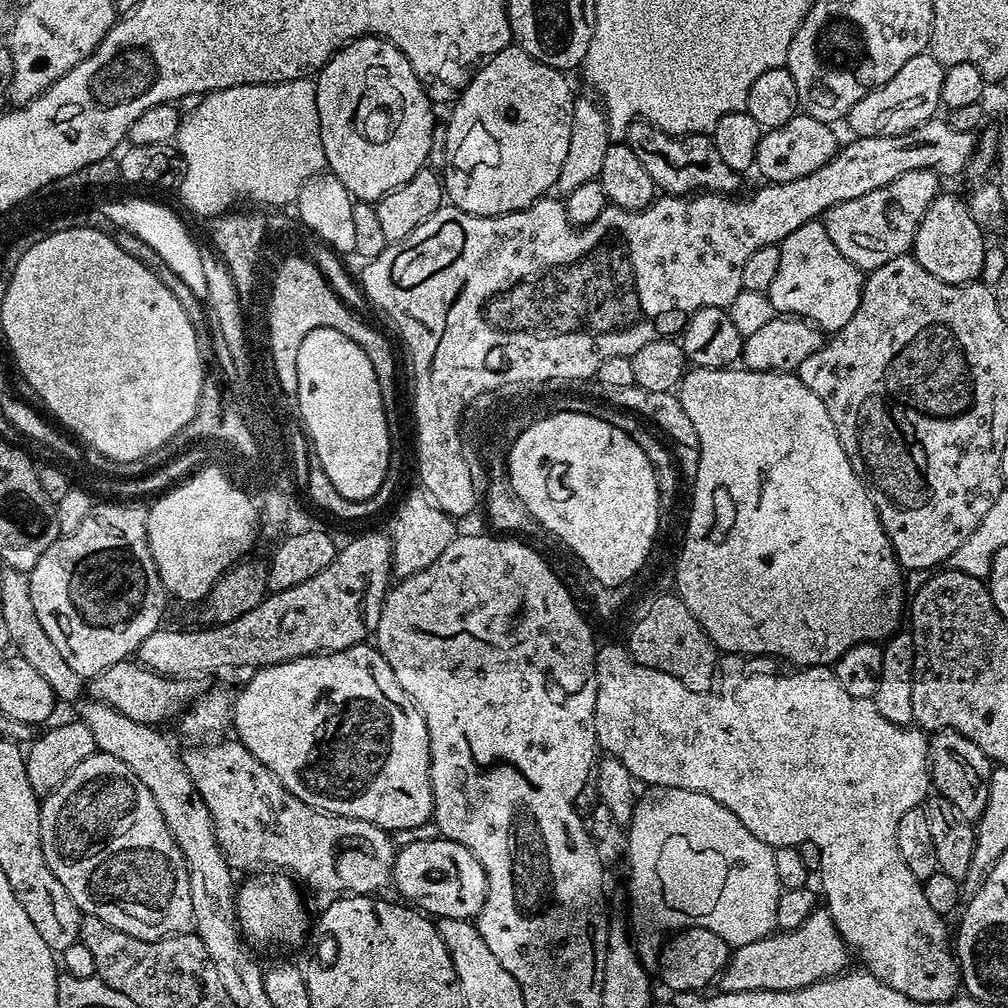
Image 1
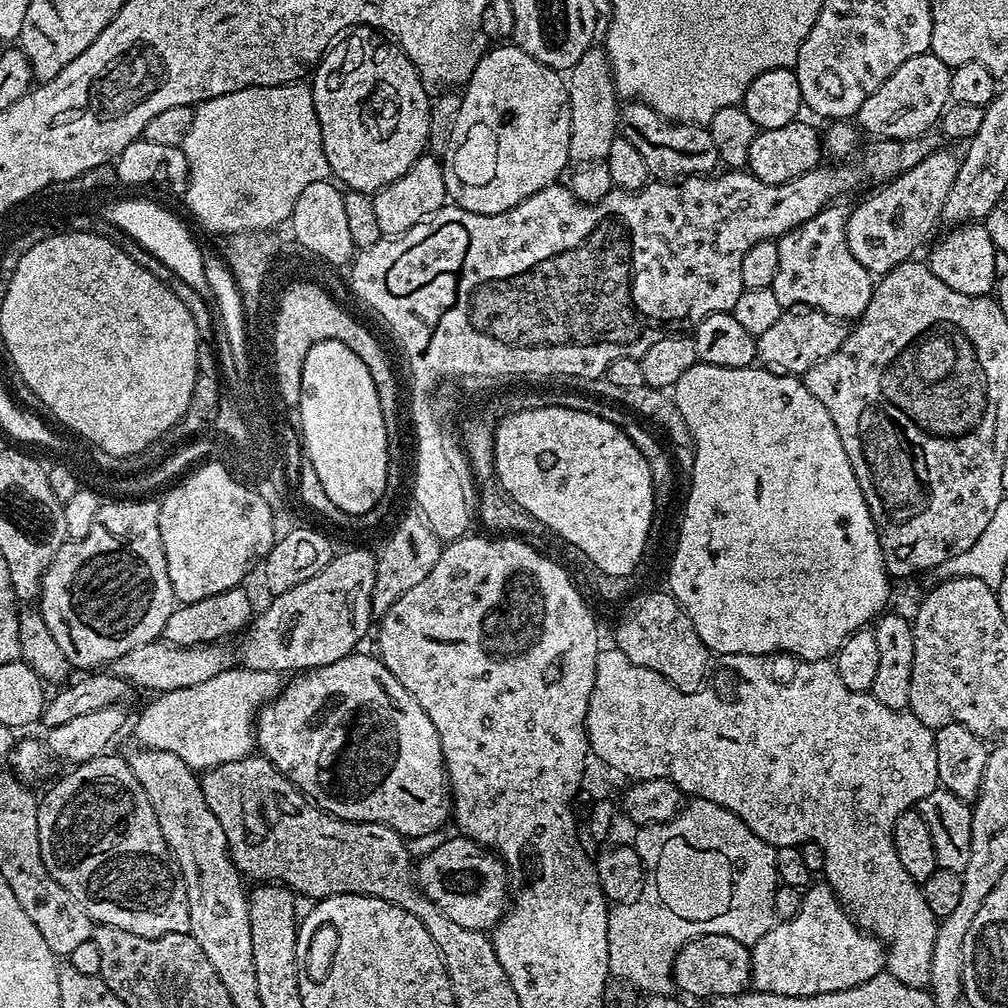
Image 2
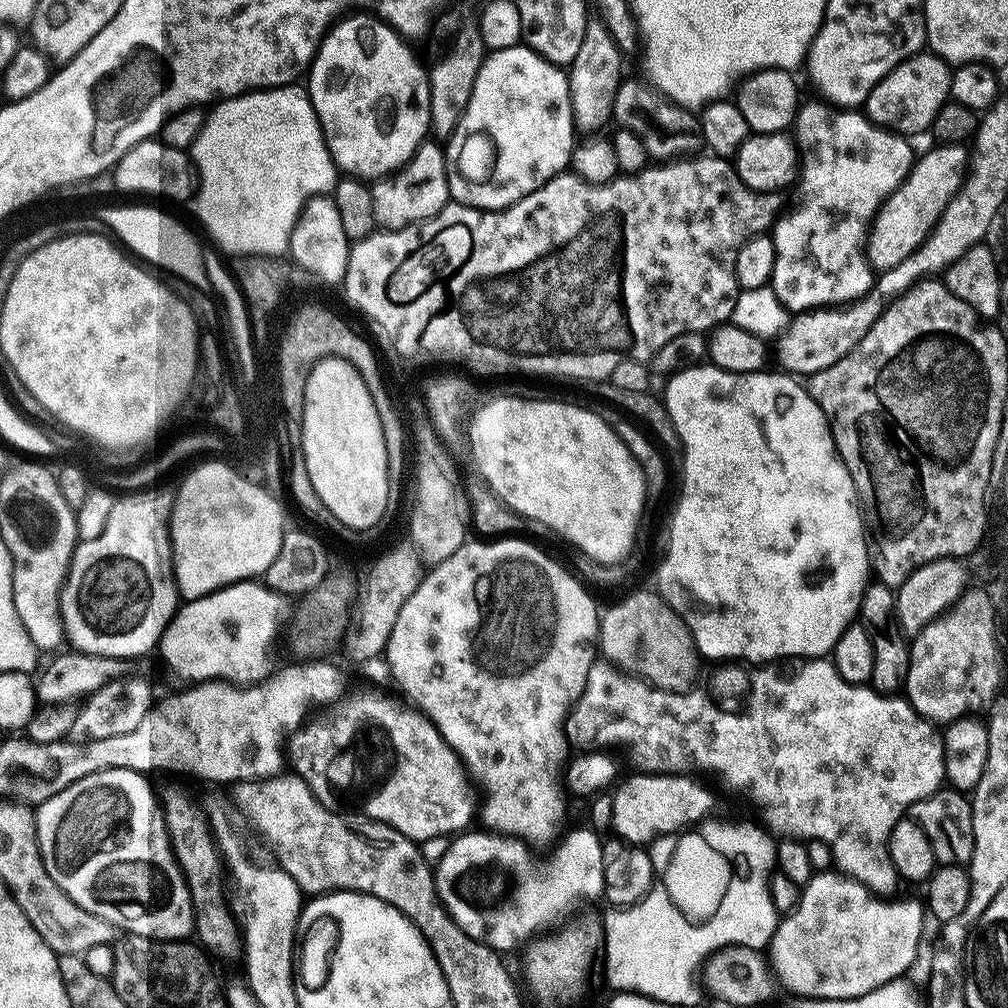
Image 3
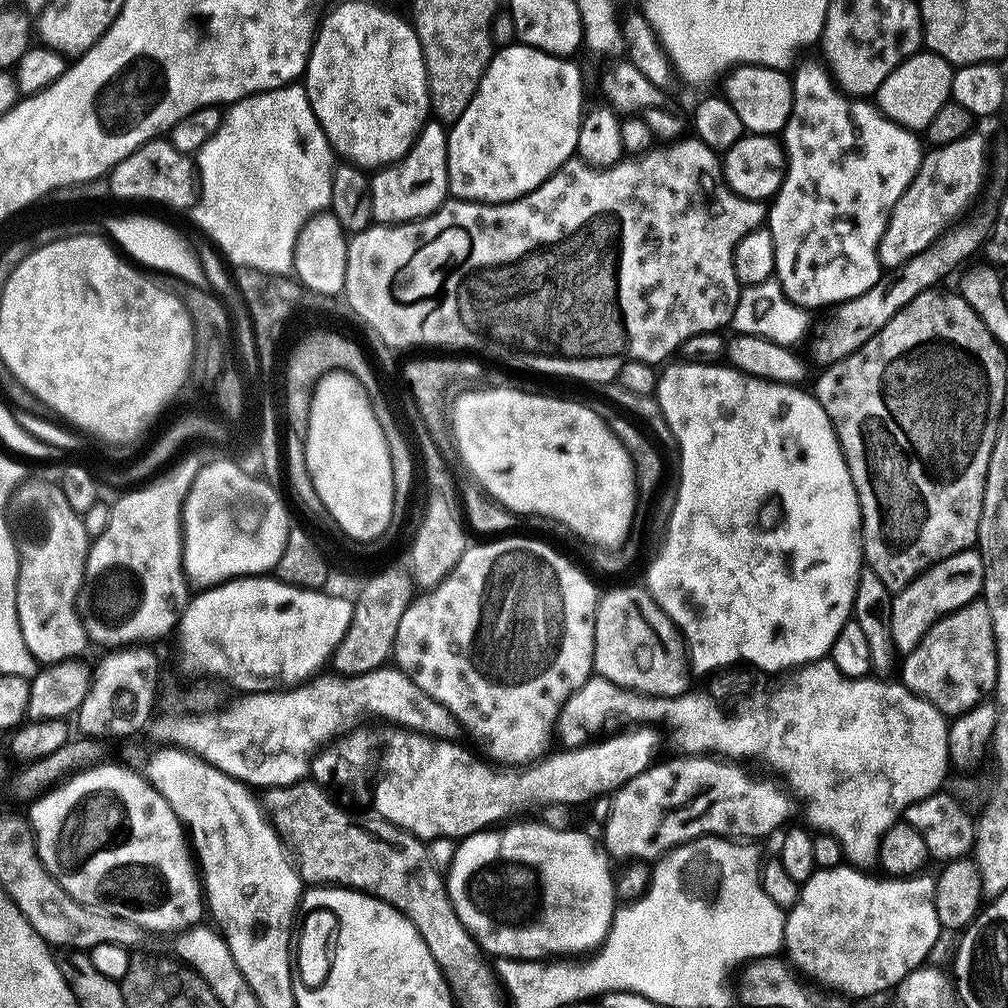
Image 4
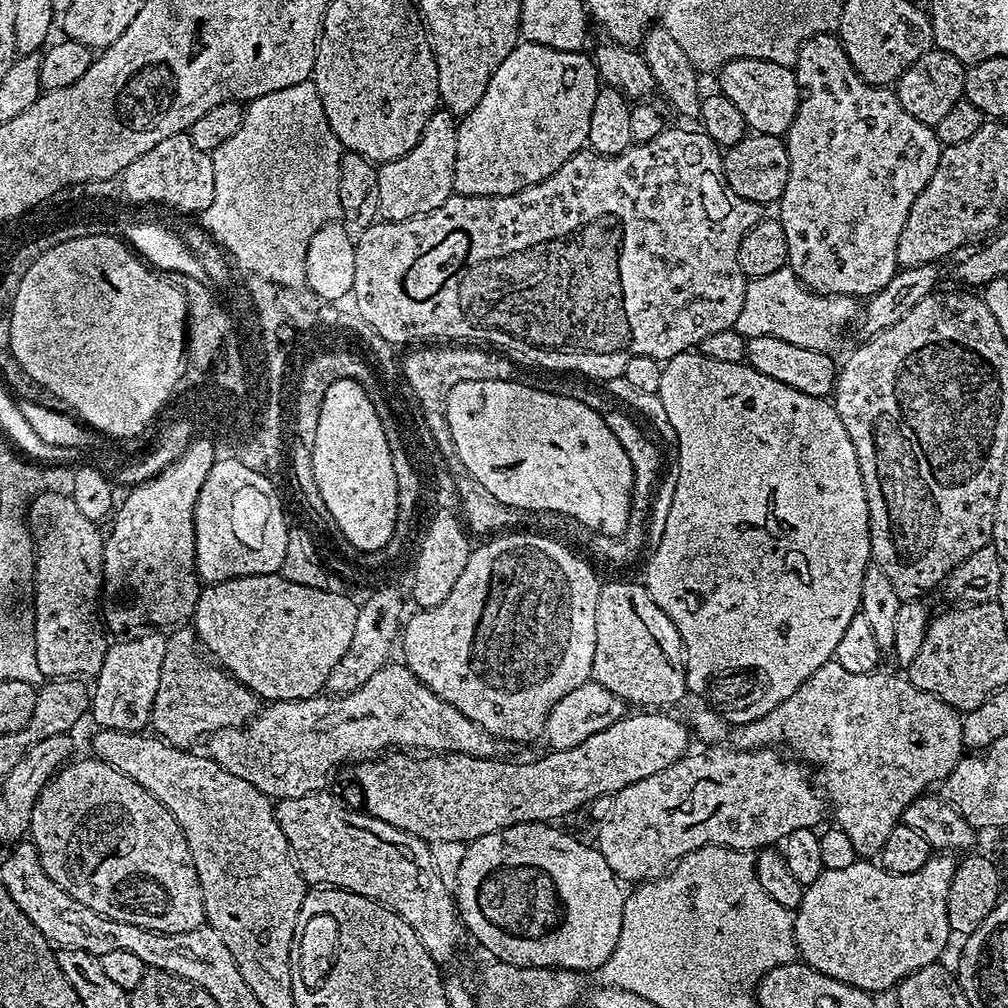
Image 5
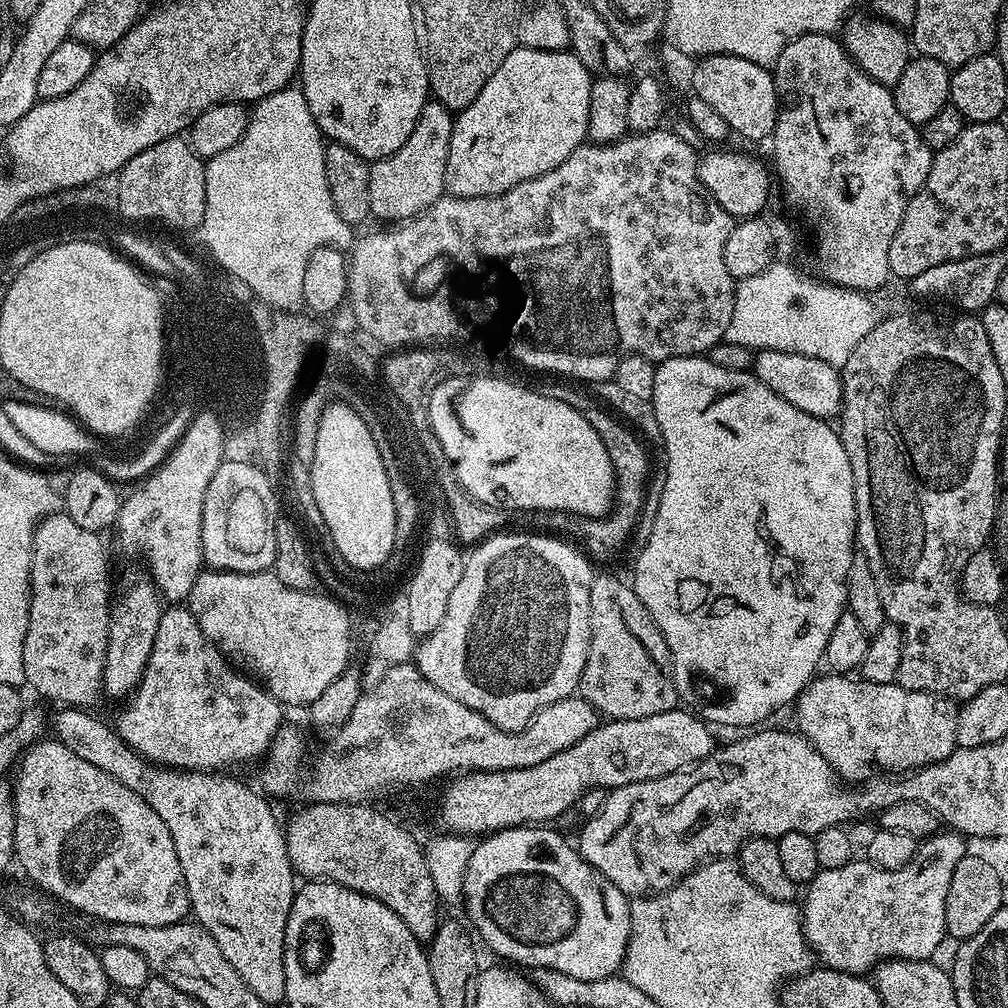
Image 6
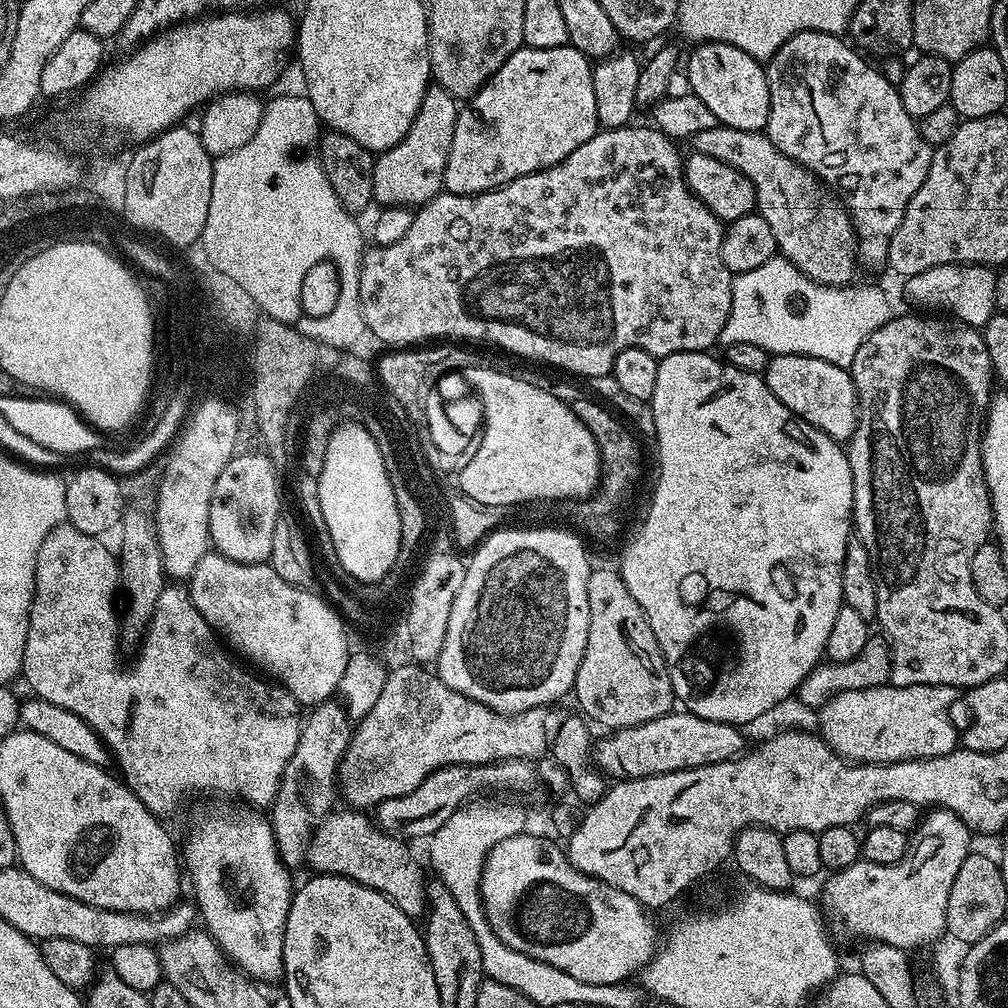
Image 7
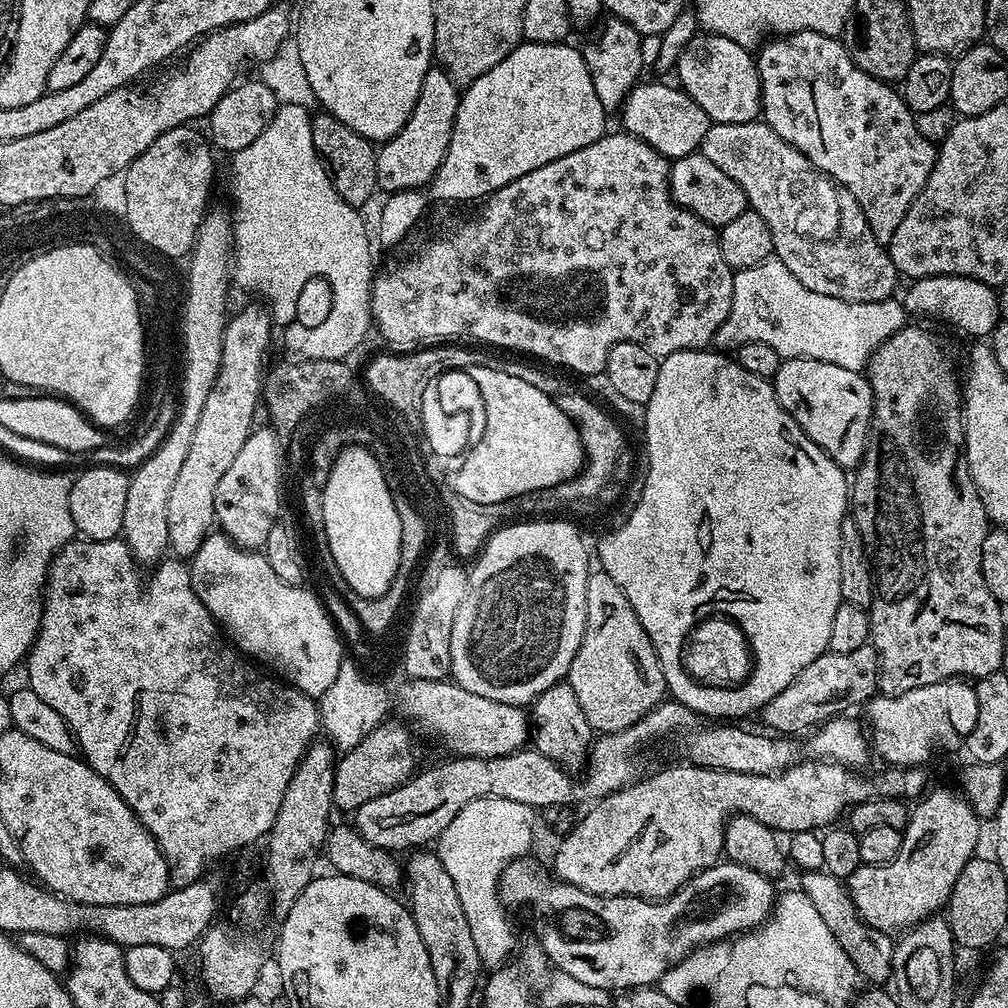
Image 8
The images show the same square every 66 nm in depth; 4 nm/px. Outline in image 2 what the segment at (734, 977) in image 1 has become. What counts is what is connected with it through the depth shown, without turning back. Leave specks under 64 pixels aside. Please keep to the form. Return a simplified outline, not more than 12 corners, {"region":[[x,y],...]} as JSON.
{"region":[[826,882],[751,945],[751,987],[872,984],[885,945]]}

